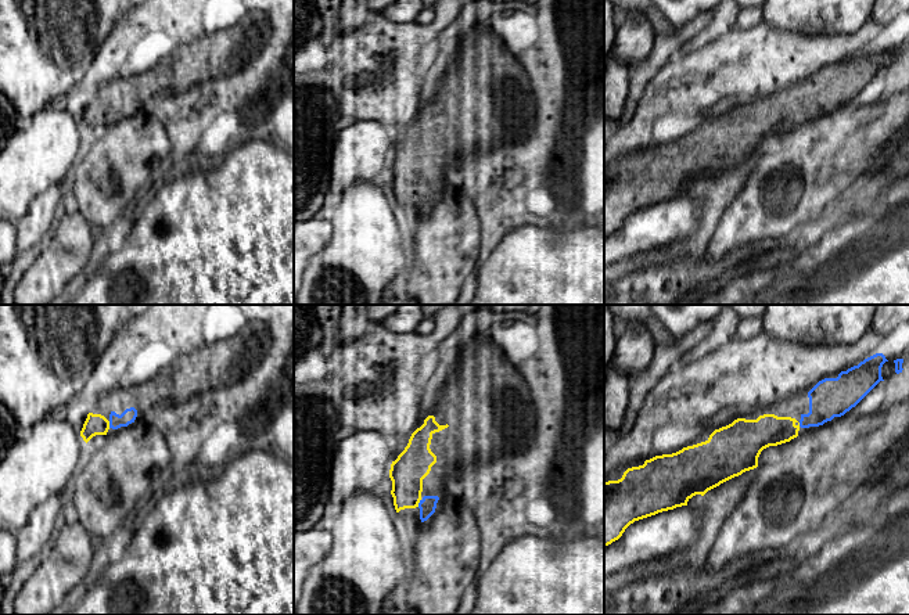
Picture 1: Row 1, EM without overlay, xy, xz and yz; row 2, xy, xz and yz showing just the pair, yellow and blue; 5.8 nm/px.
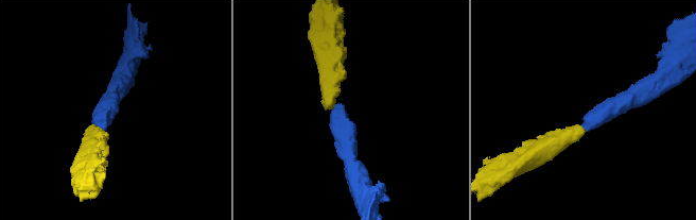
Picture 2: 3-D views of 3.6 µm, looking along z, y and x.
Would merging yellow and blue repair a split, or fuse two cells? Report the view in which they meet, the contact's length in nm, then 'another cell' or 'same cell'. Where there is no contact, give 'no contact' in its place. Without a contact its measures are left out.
meets yellow in xz; contact 50 nm long; same cell

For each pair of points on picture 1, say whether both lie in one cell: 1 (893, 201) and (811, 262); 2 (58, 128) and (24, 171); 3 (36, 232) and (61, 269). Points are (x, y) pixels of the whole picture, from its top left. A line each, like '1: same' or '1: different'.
1: same
2: same
3: different

